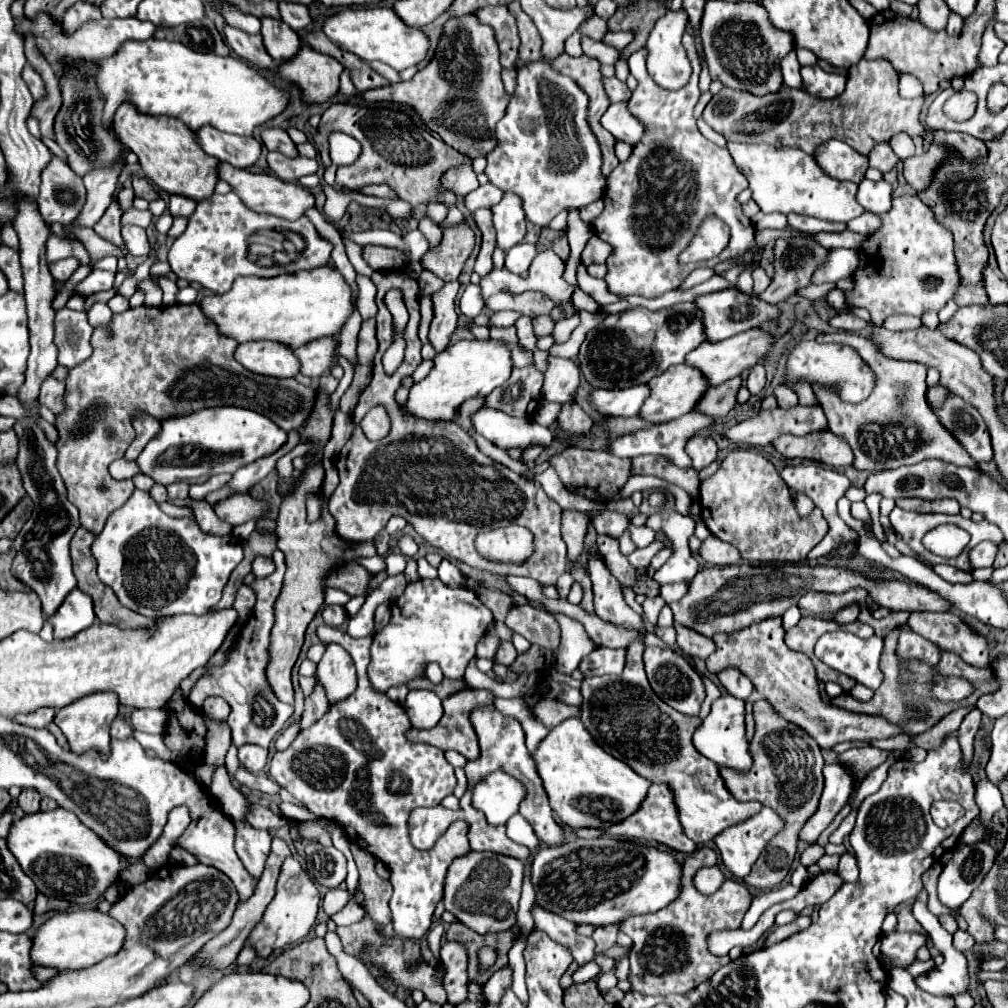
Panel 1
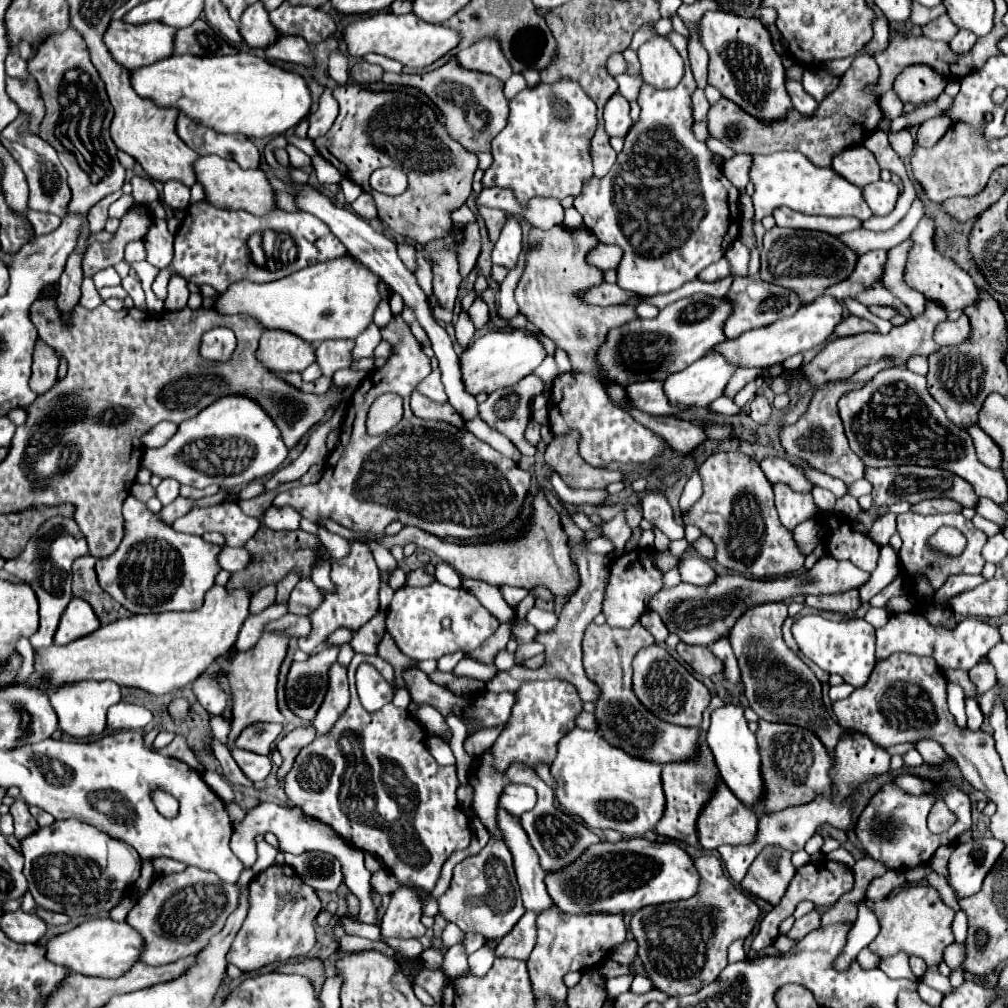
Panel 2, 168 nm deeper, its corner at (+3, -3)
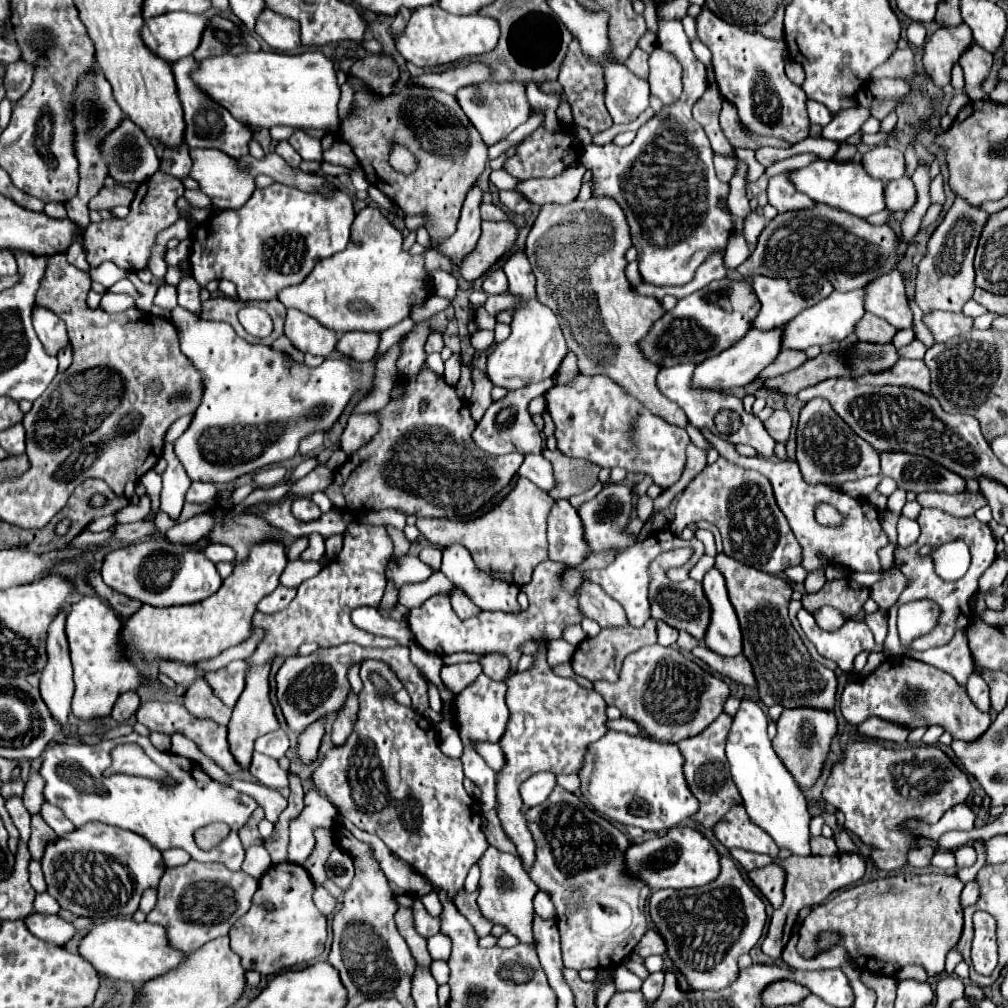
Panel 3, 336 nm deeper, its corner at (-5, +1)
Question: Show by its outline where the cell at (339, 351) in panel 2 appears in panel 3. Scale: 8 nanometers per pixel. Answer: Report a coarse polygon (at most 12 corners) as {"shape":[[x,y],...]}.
{"shape":[[351,331],[339,337],[335,351],[353,361],[371,361],[377,333]]}

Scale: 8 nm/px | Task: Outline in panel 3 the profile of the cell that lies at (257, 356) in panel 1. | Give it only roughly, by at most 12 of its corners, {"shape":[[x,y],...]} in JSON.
{"shape":[[289,309],[285,337],[301,353],[329,357],[337,333]]}

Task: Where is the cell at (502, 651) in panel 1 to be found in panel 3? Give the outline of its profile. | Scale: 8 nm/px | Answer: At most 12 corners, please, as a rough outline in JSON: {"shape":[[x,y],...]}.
{"shape":[[479,663],[445,665],[443,683],[459,693],[481,673]]}

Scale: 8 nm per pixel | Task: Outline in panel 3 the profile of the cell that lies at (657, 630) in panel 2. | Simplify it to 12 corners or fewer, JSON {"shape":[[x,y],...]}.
{"shape":[[657,621],[657,643],[669,647],[677,641],[677,631]]}

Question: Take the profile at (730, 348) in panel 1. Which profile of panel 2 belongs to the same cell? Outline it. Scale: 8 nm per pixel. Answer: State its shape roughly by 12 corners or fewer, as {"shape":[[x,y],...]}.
{"shape":[[835,297],[803,305],[715,351],[737,367],[779,365],[825,343]]}

